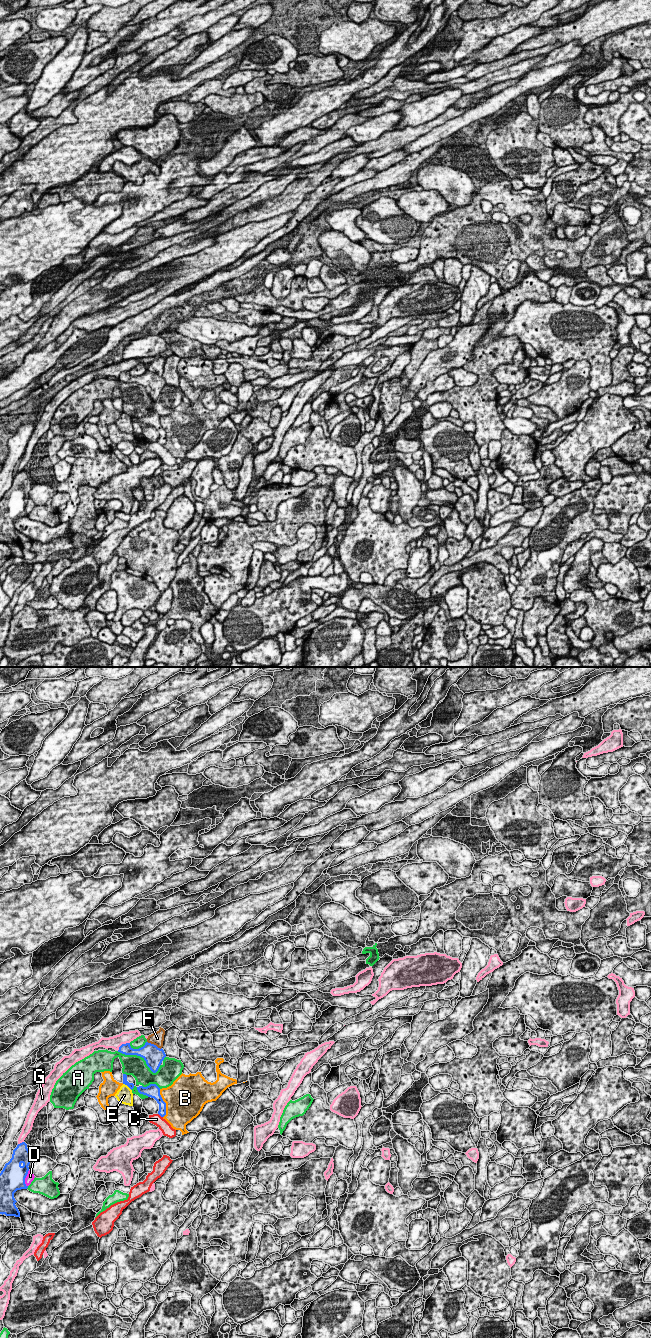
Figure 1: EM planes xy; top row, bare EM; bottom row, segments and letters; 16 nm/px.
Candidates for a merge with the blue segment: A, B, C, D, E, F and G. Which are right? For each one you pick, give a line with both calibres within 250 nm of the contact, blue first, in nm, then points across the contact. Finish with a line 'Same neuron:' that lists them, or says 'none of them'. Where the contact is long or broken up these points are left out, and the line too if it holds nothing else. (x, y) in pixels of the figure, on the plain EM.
Same neuron: none of them

